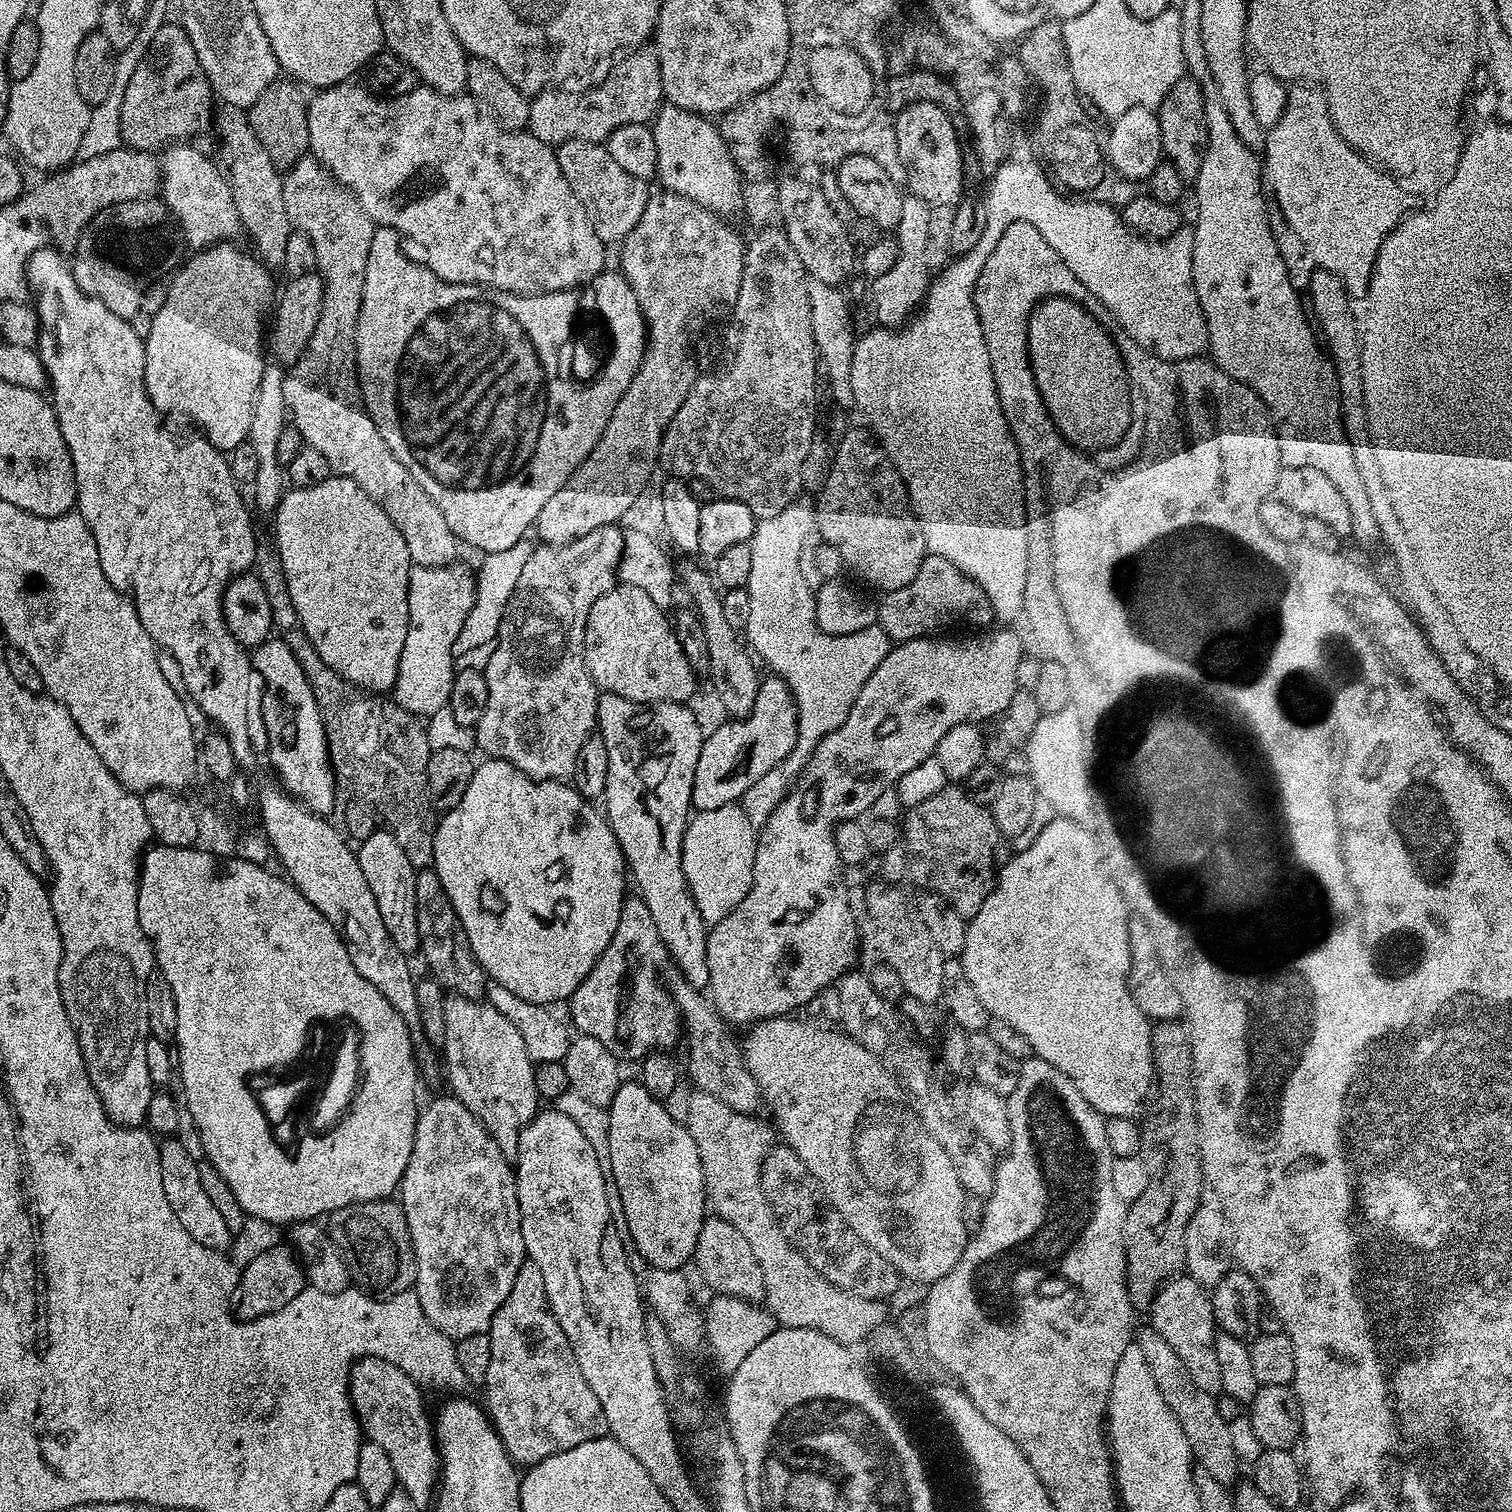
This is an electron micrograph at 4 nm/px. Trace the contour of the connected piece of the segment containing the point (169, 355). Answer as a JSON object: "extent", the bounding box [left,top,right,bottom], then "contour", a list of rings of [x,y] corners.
{"extent":[144,242,274,454],"contour":[[[221,242],[211,244],[209,248],[201,248],[191,253],[188,261],[185,259],[179,265],[178,271],[171,277],[167,285],[165,305],[162,310],[150,317],[152,324],[144,336],[144,385],[148,391],[150,402],[156,407],[157,412],[167,414],[173,412],[176,416],[189,416],[198,427],[201,428],[203,439],[209,440],[218,451],[225,454],[232,452],[234,446],[238,446],[243,440],[248,439],[250,430],[250,414],[254,414],[254,398],[258,394],[258,382],[262,382],[262,370],[266,363],[266,344],[260,339],[266,336],[266,317],[274,304],[274,292],[272,296],[272,276],[267,264],[257,258],[251,251],[243,252],[236,242]]]}

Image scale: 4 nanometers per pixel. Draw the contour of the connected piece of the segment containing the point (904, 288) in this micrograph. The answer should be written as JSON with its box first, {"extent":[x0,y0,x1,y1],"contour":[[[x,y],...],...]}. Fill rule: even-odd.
{"extent":[872,194,934,326],"contour":[[[908,194],[902,202],[902,218],[894,228],[898,249],[894,266],[886,274],[875,277],[872,284],[872,308],[876,311],[875,323],[880,326],[900,326],[917,309],[928,294],[928,239],[934,235],[930,222],[930,205],[917,196]]]}

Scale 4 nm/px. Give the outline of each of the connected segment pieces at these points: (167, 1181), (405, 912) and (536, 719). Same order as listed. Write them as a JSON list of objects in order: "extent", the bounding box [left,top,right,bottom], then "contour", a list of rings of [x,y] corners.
[{"extent":[159,1138,234,1249],"contour":[[[164,1138],[159,1141],[162,1190],[166,1190],[166,1202],[170,1202],[170,1210],[174,1210],[178,1222],[182,1222],[182,1230],[186,1230],[186,1234],[190,1234],[194,1242],[202,1242],[202,1246],[207,1248],[227,1249],[227,1244],[233,1242],[234,1236],[226,1228],[225,1219],[218,1214],[217,1207],[202,1190],[197,1157],[192,1157],[191,1150],[176,1139],[180,1138]]]},{"extent":[356,830,420,954],"contour":[[[377,830],[370,834],[370,838],[359,841],[356,852],[358,862],[362,866],[362,875],[366,877],[366,883],[370,886],[370,894],[374,894],[374,902],[378,902],[378,914],[382,914],[382,926],[386,926],[386,934],[394,938],[394,946],[406,954],[420,952],[420,939],[418,938],[418,914],[414,906],[414,882],[418,869],[406,858],[406,850],[398,846],[398,838],[387,830]]]},{"extent":[475,524,624,782],"contour":[[[607,524],[598,526],[598,530],[590,530],[590,534],[582,534],[569,544],[563,544],[560,548],[551,546],[533,547],[530,558],[526,561],[526,566],[522,569],[522,574],[518,577],[517,585],[514,586],[514,592],[506,604],[505,612],[502,614],[501,626],[497,632],[494,643],[491,645],[488,656],[488,665],[482,668],[486,678],[486,710],[482,718],[476,723],[475,747],[484,751],[485,757],[494,760],[505,760],[514,765],[518,770],[522,770],[532,780],[554,780],[557,782],[567,781],[574,774],[574,766],[578,762],[578,750],[582,748],[582,742],[586,742],[588,736],[593,735],[597,727],[596,722],[596,698],[598,689],[596,683],[592,680],[591,674],[584,661],[584,635],[586,634],[586,618],[590,618],[590,606],[602,598],[611,588],[616,587],[618,583],[618,573],[620,571],[620,559],[624,549],[624,534],[617,525]]]}]

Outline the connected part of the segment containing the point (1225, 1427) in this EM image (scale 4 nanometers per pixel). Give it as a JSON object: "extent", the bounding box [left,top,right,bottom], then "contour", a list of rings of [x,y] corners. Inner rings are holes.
{"extent":[1138,1326,1240,1486],"contour":[[[1144,1326],[1141,1332],[1139,1329],[1138,1342],[1142,1346],[1146,1364],[1150,1366],[1150,1374],[1154,1374],[1154,1382],[1158,1382],[1162,1398],[1166,1398],[1166,1406],[1170,1406],[1170,1410],[1174,1410],[1174,1414],[1182,1422],[1182,1434],[1186,1434],[1193,1461],[1208,1474],[1218,1478],[1218,1482],[1229,1486],[1235,1485],[1240,1464],[1236,1461],[1236,1440],[1232,1437],[1234,1428],[1218,1414],[1217,1397],[1206,1394],[1198,1390],[1198,1386],[1194,1386],[1190,1370],[1182,1366],[1182,1358],[1174,1354],[1173,1348],[1166,1343],[1166,1338],[1162,1338],[1162,1334],[1158,1334],[1150,1326]]]}

